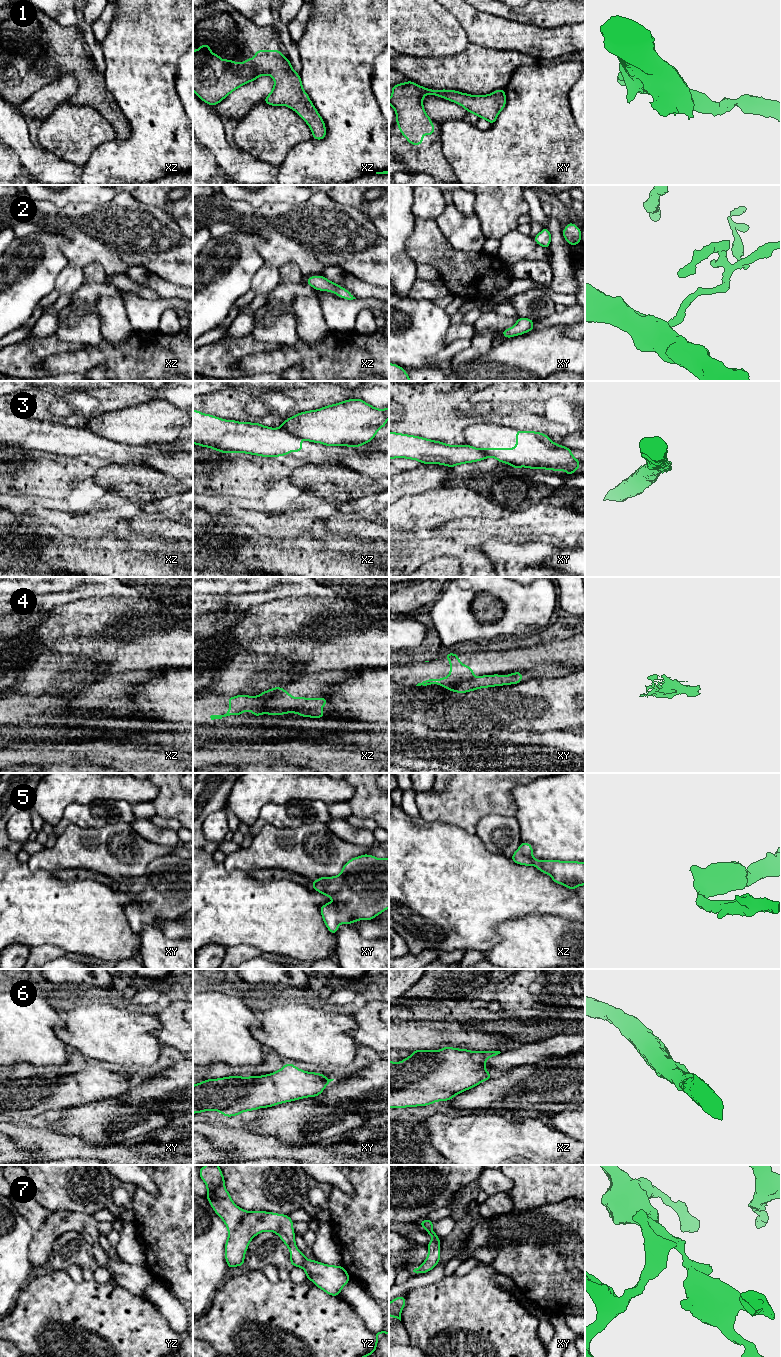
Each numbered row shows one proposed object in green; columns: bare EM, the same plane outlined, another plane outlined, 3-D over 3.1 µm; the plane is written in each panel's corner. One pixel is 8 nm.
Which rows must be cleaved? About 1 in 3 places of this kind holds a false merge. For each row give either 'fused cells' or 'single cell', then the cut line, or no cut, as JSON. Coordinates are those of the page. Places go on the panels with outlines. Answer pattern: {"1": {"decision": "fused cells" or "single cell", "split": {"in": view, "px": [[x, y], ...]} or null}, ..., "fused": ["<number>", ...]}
{"1": {"decision": "single cell", "split": null}, "2": {"decision": "single cell", "split": null}, "3": {"decision": "fused cells", "split": {"in": "xz", "px": [[280, 427], [300, 438]]}}, "4": {"decision": "fused cells", "split": {"in": "xz", "px": [[271, 689], [263, 705], [264, 712]]}}, "5": {"decision": "single cell", "split": null}, "6": {"decision": "single cell", "split": null}, "7": {"decision": "single cell", "split": null}, "fused": ["3", "4"]}

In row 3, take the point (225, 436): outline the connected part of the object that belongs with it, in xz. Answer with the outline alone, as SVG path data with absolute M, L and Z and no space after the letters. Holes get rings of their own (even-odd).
M193 410L193 444L221 453L246 453L262 457L287 456L289 452L299 452L304 447L300 438L281 428L271 428L261 423L224 420L198 410Z

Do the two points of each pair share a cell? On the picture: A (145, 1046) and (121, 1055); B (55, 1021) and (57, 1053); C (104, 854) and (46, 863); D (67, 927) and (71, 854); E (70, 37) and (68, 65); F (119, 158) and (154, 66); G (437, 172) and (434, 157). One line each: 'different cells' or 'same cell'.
A: same cell
B: same cell
C: same cell
D: different cells
E: same cell
F: same cell
G: same cell

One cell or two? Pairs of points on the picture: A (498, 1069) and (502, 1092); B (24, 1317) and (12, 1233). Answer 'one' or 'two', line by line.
A: two
B: two

